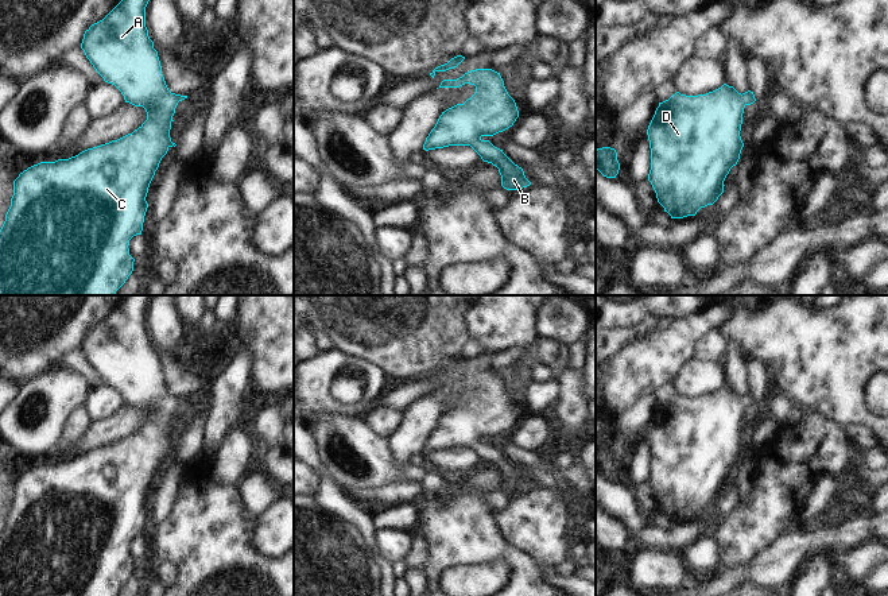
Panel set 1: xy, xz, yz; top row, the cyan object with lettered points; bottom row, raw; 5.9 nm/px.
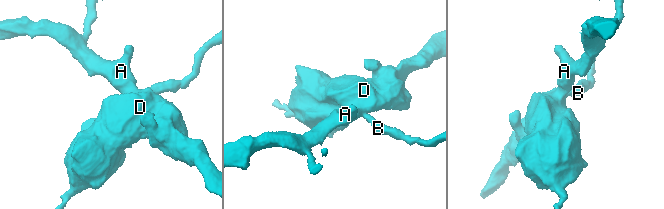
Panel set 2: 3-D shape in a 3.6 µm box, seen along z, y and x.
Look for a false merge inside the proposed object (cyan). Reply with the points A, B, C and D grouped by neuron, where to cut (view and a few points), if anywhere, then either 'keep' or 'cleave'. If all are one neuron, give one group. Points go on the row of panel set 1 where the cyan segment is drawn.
A B C D; no cut; keep

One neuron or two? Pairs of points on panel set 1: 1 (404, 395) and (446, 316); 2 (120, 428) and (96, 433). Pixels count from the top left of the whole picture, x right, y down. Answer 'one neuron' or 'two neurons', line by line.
1: two neurons
2: one neuron

